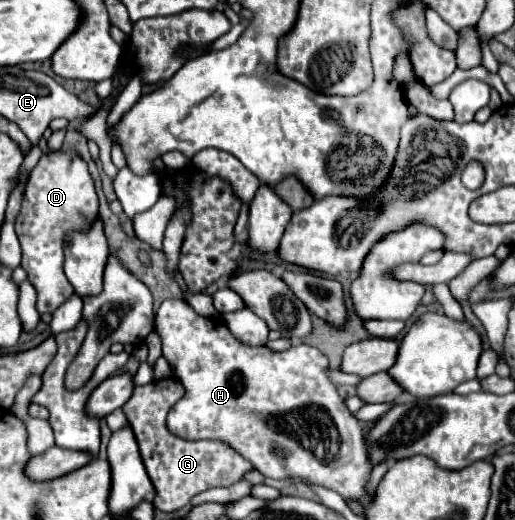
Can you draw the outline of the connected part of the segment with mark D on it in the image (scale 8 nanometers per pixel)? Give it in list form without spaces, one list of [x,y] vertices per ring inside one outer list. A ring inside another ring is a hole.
[[[58,151],[42,155],[32,169],[20,215],[16,219],[16,235],[22,245],[20,267],[28,273],[28,281],[38,293],[36,309],[40,315],[54,313],[74,293],[62,265],[64,265],[64,237],[70,233],[84,233],[98,217],[98,197],[86,163],[76,151]]]

